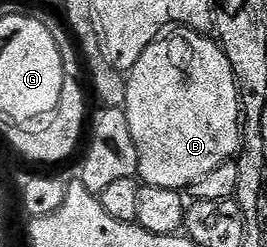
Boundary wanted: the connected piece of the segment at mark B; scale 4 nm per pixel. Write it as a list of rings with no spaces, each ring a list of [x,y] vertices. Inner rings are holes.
[[[176,29],[150,44],[126,75],[123,106],[130,121],[130,137],[138,149],[139,178],[149,187],[183,192],[212,175],[240,150],[240,106],[234,69],[215,38],[199,31]]]

